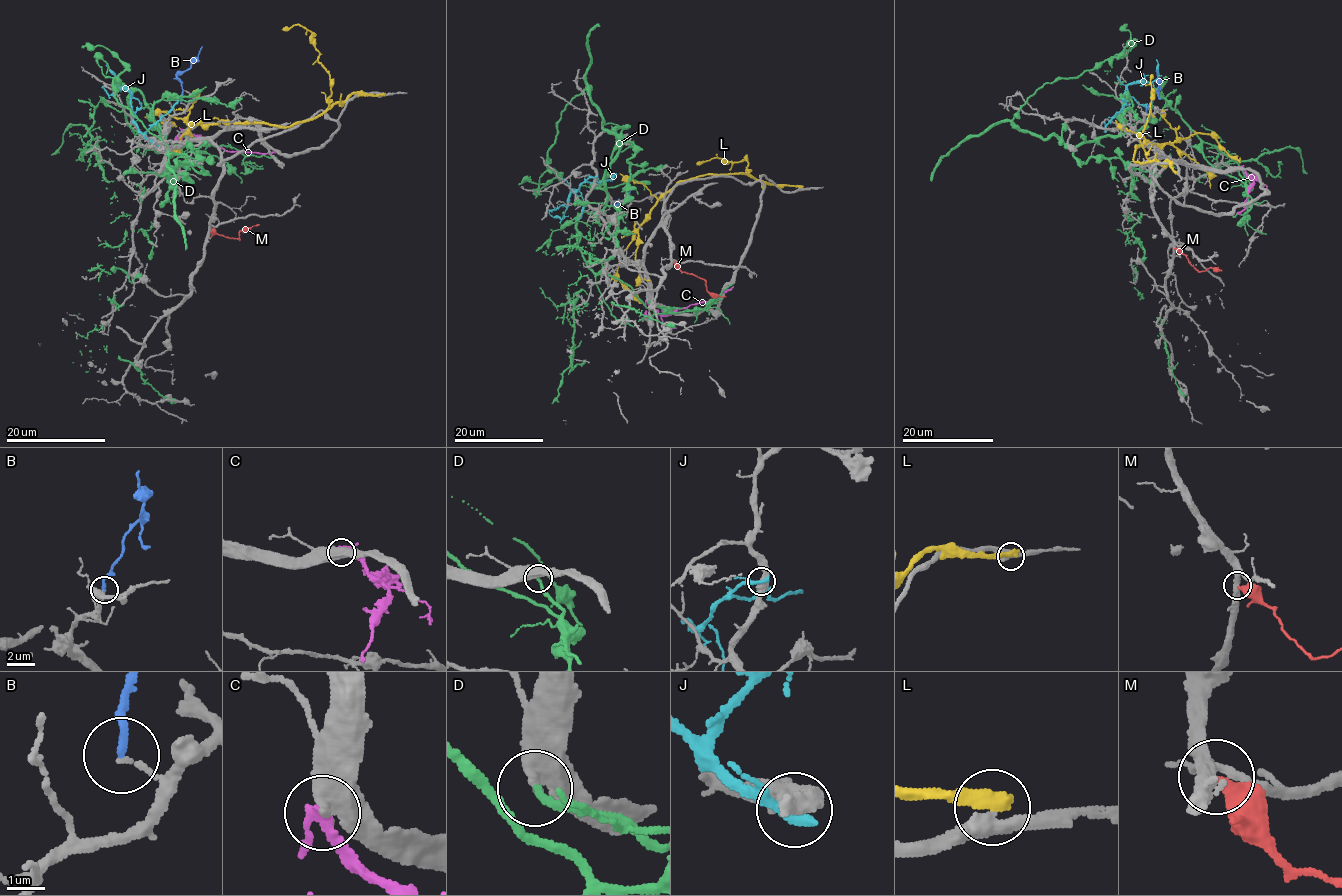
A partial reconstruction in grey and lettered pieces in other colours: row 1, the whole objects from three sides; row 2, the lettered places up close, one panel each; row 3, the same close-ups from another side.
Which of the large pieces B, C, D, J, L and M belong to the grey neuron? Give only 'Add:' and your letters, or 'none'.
Add: none

